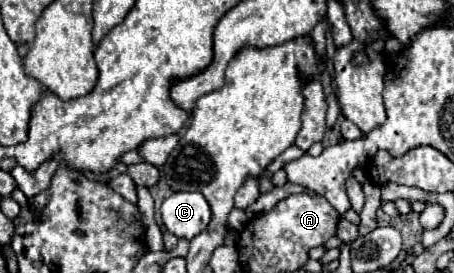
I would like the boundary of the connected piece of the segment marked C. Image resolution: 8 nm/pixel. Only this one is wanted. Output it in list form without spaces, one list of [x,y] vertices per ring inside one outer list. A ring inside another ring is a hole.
[[[173,192],[163,202],[161,216],[171,234],[191,240],[211,222],[211,208],[199,192]]]

